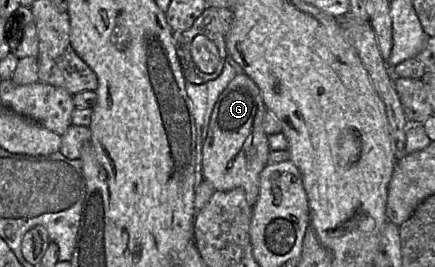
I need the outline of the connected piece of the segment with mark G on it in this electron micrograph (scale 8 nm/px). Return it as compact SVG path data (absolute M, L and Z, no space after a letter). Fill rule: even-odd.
M244 72L236 74L227 87L219 95L209 120L207 135L201 152L203 179L207 180L215 191L230 191L241 188L245 192L248 204L253 207L259 194L259 175L269 163L271 149L268 136L263 130L263 116L266 108L261 92L255 82Z

